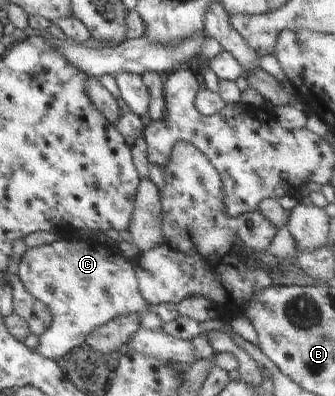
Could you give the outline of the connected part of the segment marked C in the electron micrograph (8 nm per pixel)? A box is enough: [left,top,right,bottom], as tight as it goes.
[17,236,151,361]

